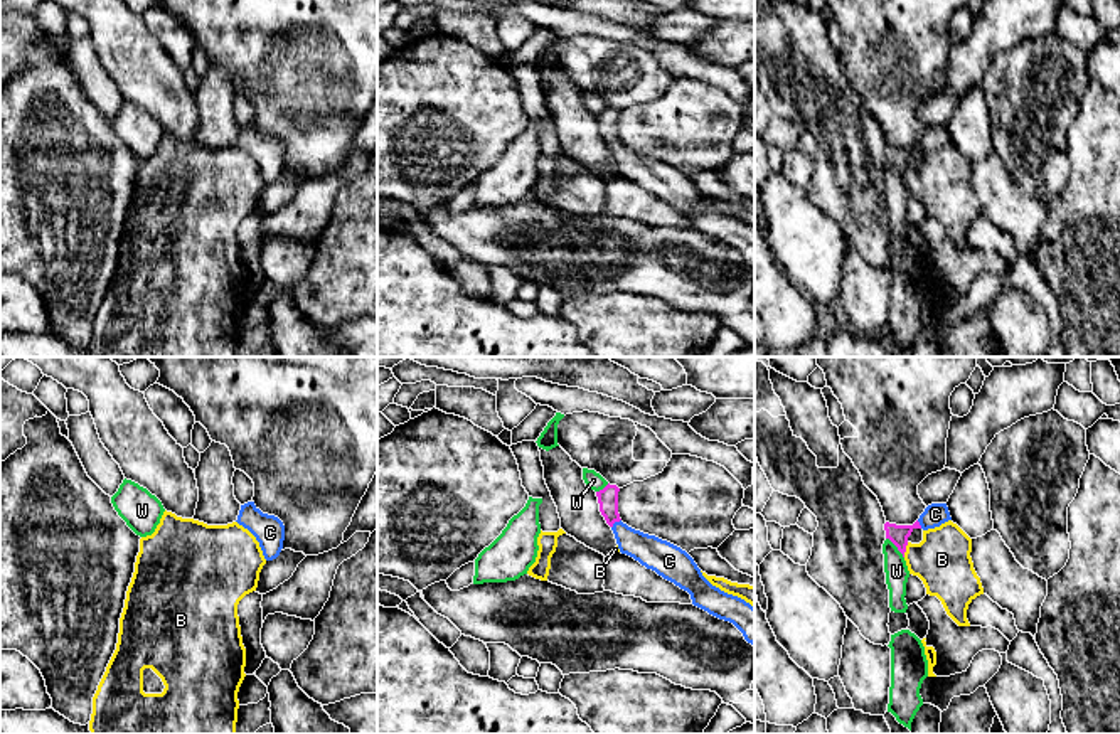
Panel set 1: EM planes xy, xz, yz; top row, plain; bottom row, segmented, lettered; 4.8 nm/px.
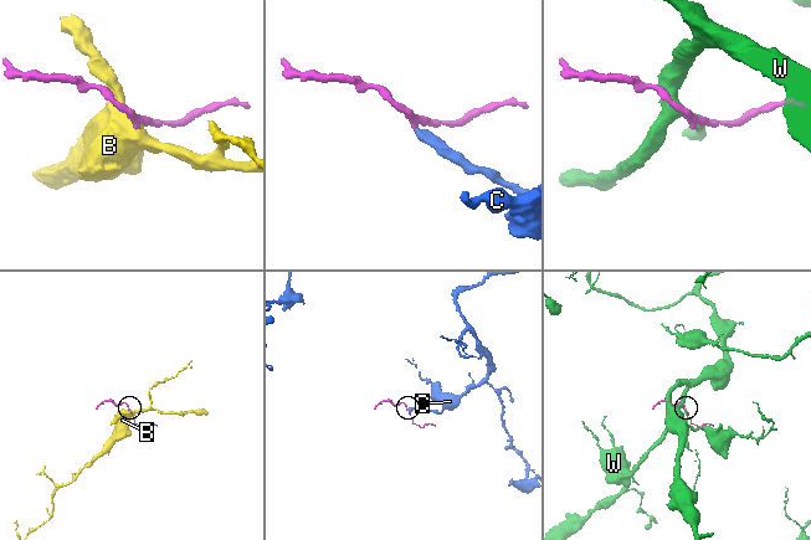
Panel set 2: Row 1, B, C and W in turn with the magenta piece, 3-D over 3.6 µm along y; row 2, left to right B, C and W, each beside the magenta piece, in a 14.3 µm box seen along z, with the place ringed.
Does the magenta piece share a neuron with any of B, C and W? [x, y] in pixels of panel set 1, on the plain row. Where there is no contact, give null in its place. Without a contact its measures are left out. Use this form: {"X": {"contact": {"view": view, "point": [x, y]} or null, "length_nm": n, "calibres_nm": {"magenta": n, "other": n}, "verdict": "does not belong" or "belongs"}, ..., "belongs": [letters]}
{"B": {"contact": {"view": "yz", "point": [905, 172]}, "length_nm": 80, "calibres_nm": {"magenta": 100, "other": 280}, "verdict": "does not belong"}, "C": {"contact": {"view": "xz", "point": [615, 143]}, "length_nm": 60, "calibres_nm": {"magenta": 100, "other": 150}, "verdict": "belongs"}, "W": {"contact": {"view": "yz", "point": [896, 169]}, "length_nm": 130, "calibres_nm": {"magenta": 100, "other": 110}, "verdict": "does not belong"}, "belongs": ["C"]}

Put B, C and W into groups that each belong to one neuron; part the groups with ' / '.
B / C / W

